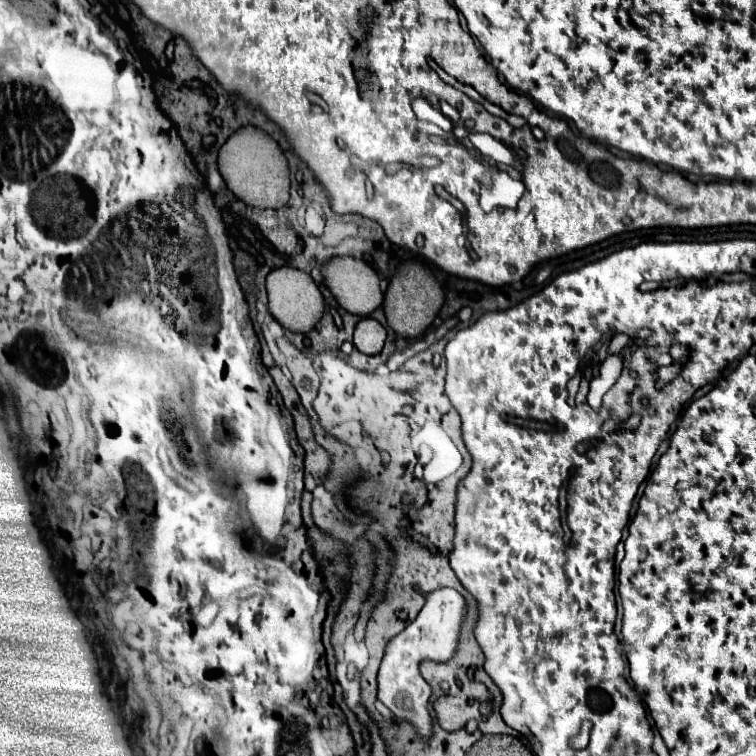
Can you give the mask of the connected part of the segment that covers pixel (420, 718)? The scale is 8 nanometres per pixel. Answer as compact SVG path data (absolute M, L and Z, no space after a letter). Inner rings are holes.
M438 589L428 595L426 607L415 620L388 643L386 655L380 663L378 671L378 699L400 719L408 721L420 737L428 737L432 733L432 719L428 711L428 701L432 697L432 687L424 681L418 671L418 663L429 658L440 658L446 662L456 653L458 631L464 619L466 603L462 595L454 589ZM450 647L450 648L448 648Z

